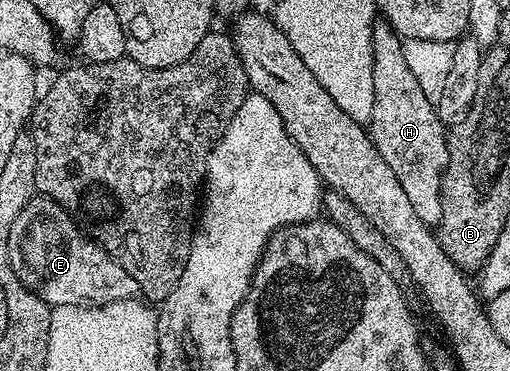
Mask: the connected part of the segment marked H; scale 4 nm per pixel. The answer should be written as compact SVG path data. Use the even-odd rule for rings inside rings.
M386 22L376 23L371 29L373 42L373 90L375 101L369 117L369 135L377 146L381 158L389 162L389 170L401 182L401 190L409 197L413 211L421 222L428 226L438 225L441 218L441 186L443 185L443 171L447 168L447 132L435 112L434 103L423 93L413 70L407 65L405 44L397 35L394 28Z

